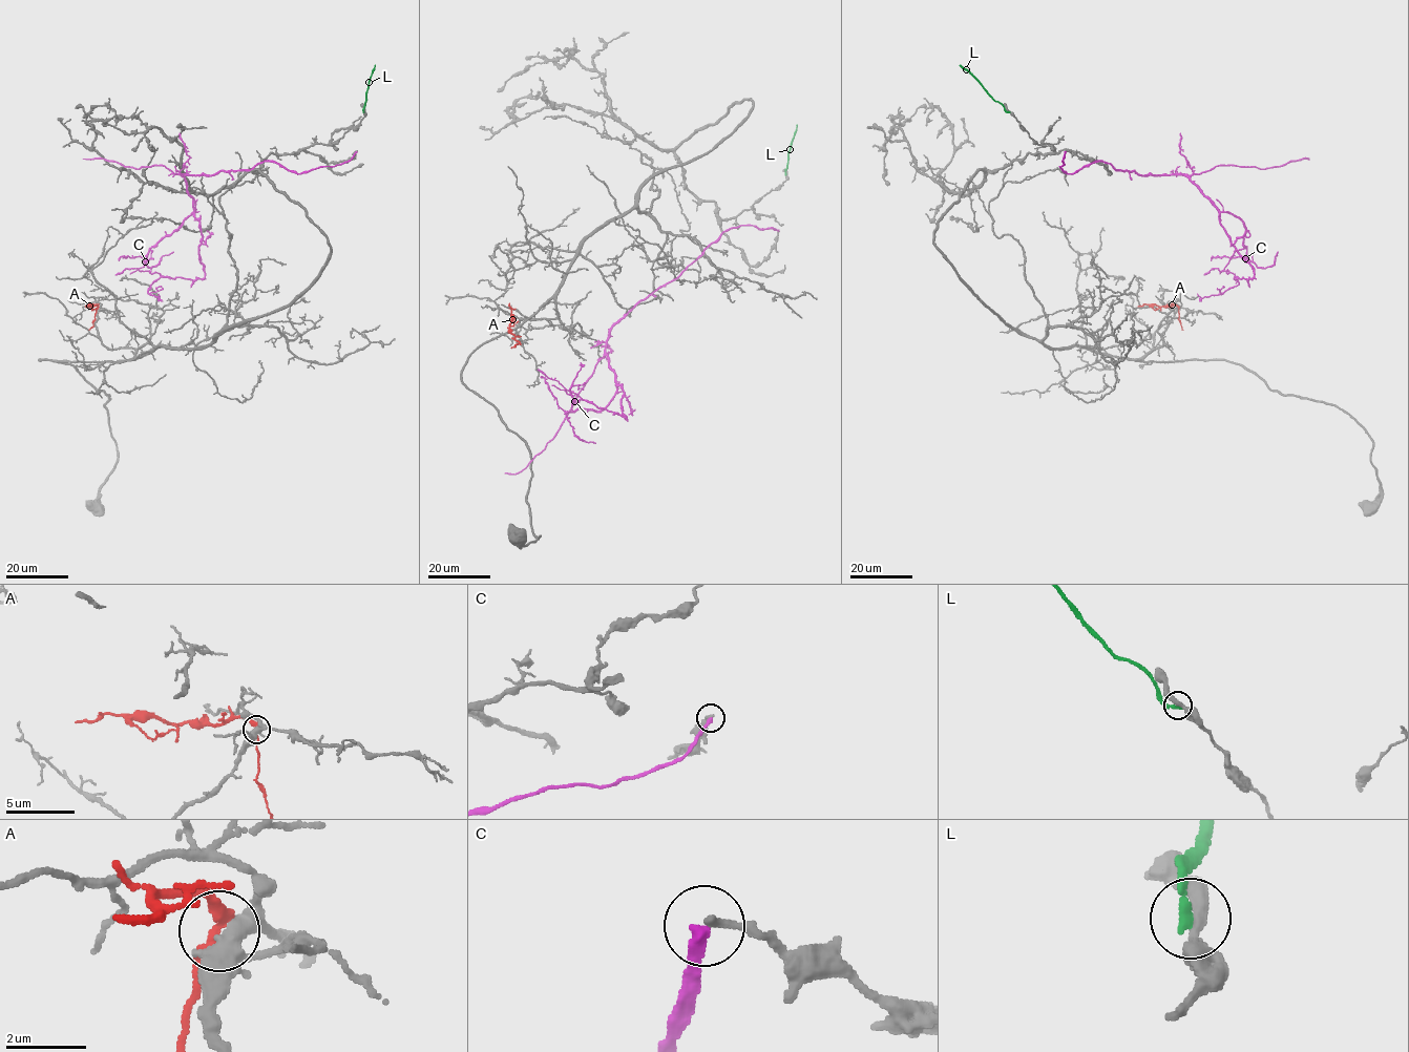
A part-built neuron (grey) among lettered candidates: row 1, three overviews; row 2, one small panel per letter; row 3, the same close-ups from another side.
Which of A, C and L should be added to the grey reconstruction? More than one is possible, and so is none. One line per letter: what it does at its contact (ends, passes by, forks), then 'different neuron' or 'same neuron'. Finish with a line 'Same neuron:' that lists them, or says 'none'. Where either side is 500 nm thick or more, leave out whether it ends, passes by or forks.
A: it passes by; different neuron
C: it ends; different neuron
L: it ends; different neuron
Same neuron: none

